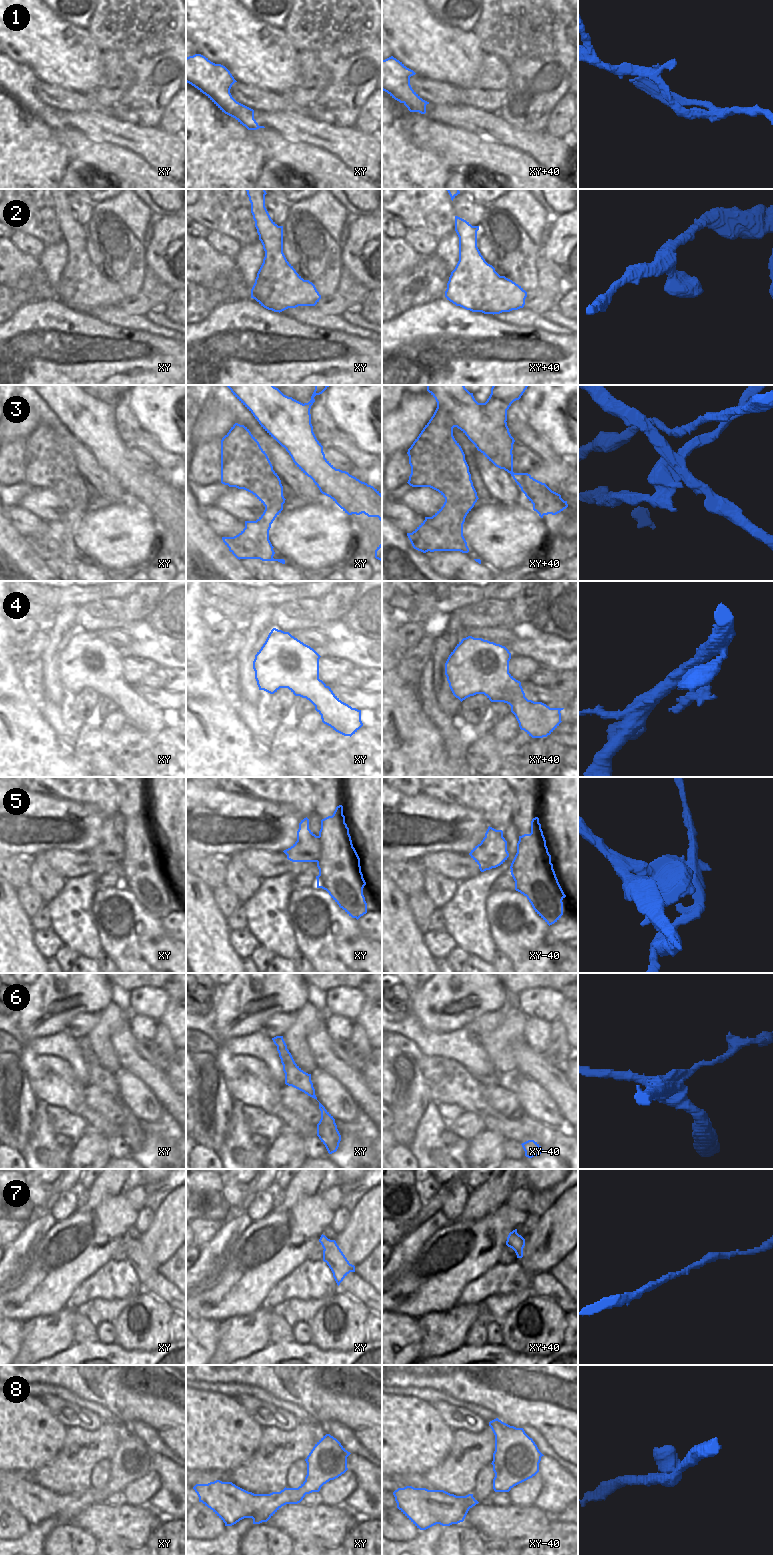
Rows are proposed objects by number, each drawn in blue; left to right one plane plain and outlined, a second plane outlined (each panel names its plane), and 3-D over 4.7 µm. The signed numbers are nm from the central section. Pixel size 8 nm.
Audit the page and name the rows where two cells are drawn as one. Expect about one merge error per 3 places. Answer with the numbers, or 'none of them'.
3, 4, 5, 6

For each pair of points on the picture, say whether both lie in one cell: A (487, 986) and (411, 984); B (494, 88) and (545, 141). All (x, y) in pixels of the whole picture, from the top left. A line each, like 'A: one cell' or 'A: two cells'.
A: two cells
B: two cells

